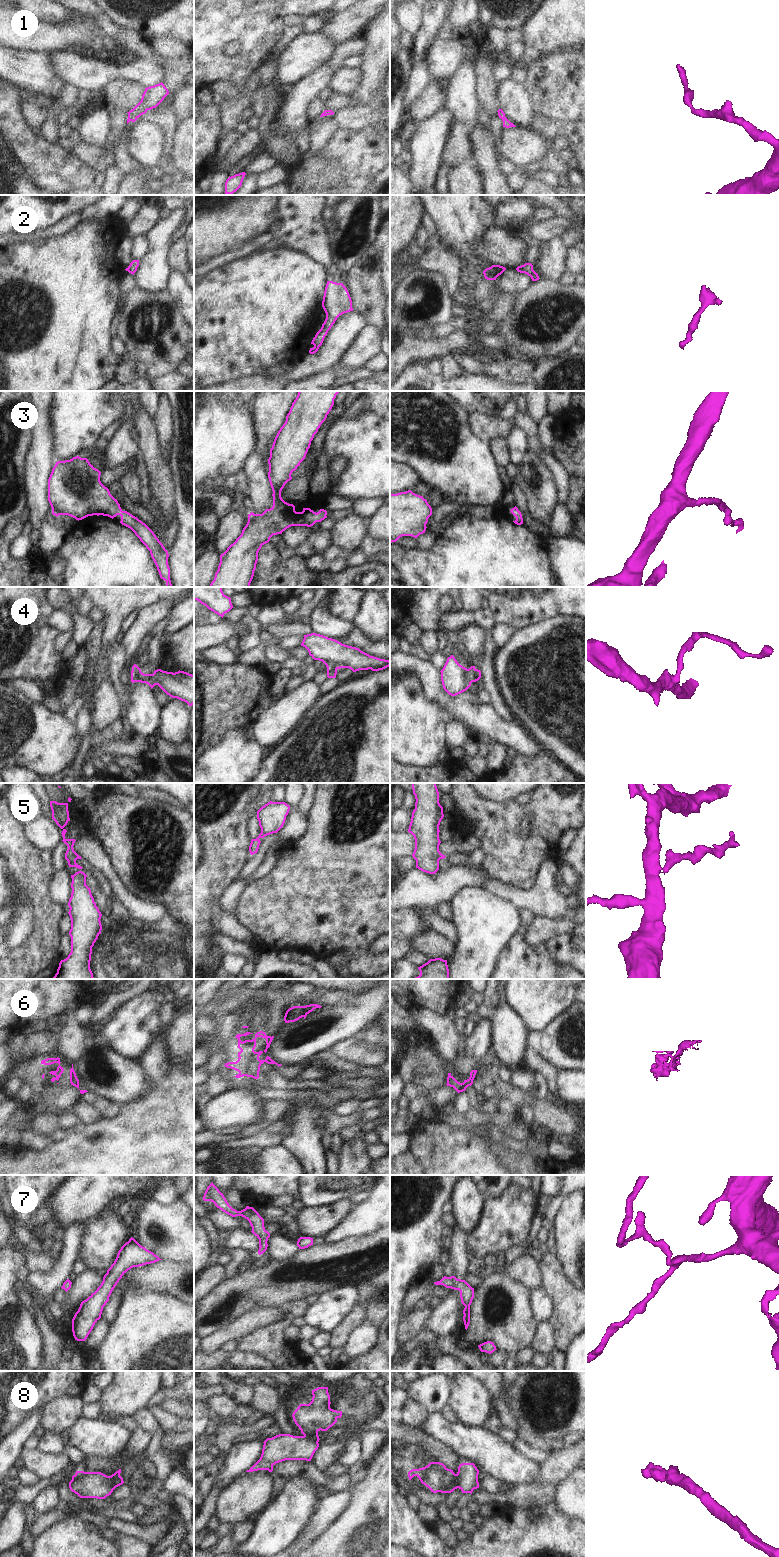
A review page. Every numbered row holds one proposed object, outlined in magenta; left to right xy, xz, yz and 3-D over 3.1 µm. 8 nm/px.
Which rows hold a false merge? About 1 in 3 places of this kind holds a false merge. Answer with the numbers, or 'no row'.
4, 5, 6, 8

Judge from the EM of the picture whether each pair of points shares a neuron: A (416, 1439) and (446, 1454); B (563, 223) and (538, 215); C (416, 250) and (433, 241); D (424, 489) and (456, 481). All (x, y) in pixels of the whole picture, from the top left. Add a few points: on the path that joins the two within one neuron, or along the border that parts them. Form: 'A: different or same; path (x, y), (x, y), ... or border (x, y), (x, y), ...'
A: same; path (423, 1446), (431, 1454), (439, 1454)
B: different; border (555, 215), (533, 222), (529, 226), (529, 231)
C: same; path (420, 250), (429, 245)
D: different; border (421, 481), (425, 482), (432, 489)

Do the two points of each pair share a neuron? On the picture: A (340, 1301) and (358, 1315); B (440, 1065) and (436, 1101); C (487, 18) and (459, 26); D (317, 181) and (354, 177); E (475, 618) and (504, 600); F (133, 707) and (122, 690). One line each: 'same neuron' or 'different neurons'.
A: different neurons
B: same neuron
C: different neurons
D: different neurons
E: different neurons
F: different neurons

